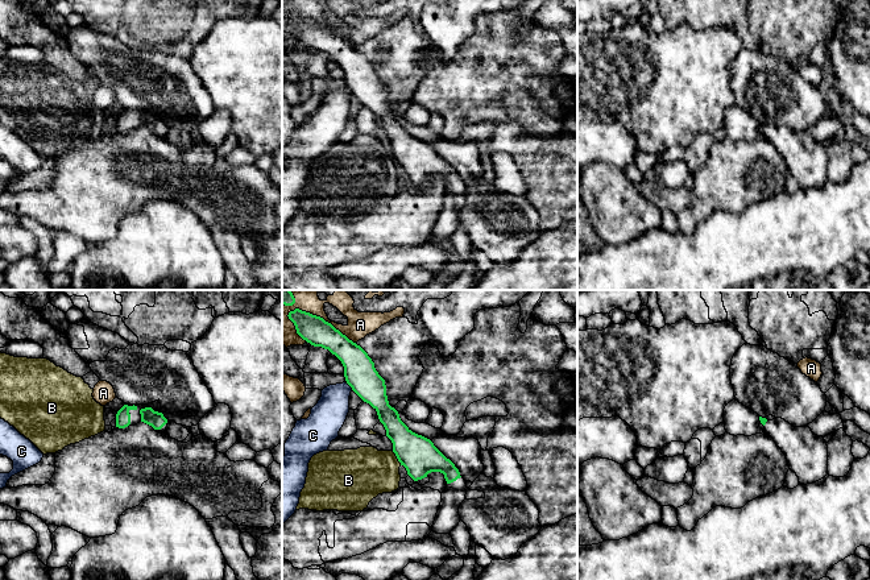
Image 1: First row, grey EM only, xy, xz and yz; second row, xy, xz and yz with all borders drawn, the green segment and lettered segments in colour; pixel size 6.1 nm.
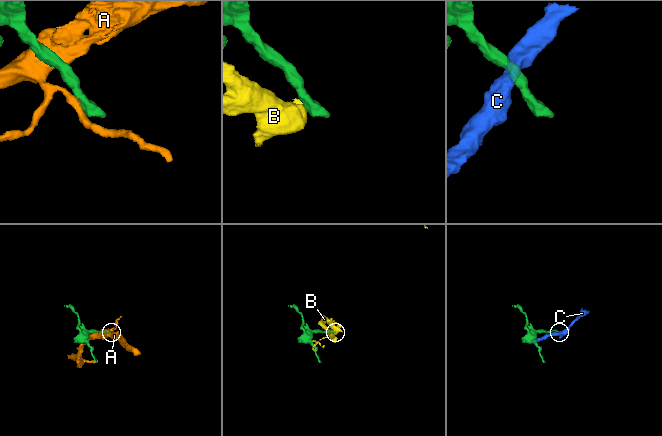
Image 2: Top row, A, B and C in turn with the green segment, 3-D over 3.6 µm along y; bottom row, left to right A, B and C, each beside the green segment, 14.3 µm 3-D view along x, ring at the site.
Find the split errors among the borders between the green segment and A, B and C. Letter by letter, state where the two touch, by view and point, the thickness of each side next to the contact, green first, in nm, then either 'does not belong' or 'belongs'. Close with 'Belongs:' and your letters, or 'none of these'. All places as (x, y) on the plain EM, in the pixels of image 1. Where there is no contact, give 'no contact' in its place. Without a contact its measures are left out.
A: meets green in xz at (319, 21); 170 nm thick on the green side, 160 nm on the other; does not belong
B: meets green in xz at (397, 162); 220 nm thick on the green side, 320 nm on the other; does not belong
C: meets green in xz at (348, 88); 190 nm thick on the green side, 220 nm on the other; does not belong
Belongs: none of these

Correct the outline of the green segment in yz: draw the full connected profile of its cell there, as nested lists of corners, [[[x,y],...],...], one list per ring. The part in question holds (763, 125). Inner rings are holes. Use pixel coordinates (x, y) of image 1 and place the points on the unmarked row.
[[[759,121],[759,125],[786,160],[800,188],[812,188],[828,179],[828,150],[823,141],[815,140],[808,130],[794,132],[782,123],[767,125]]]

